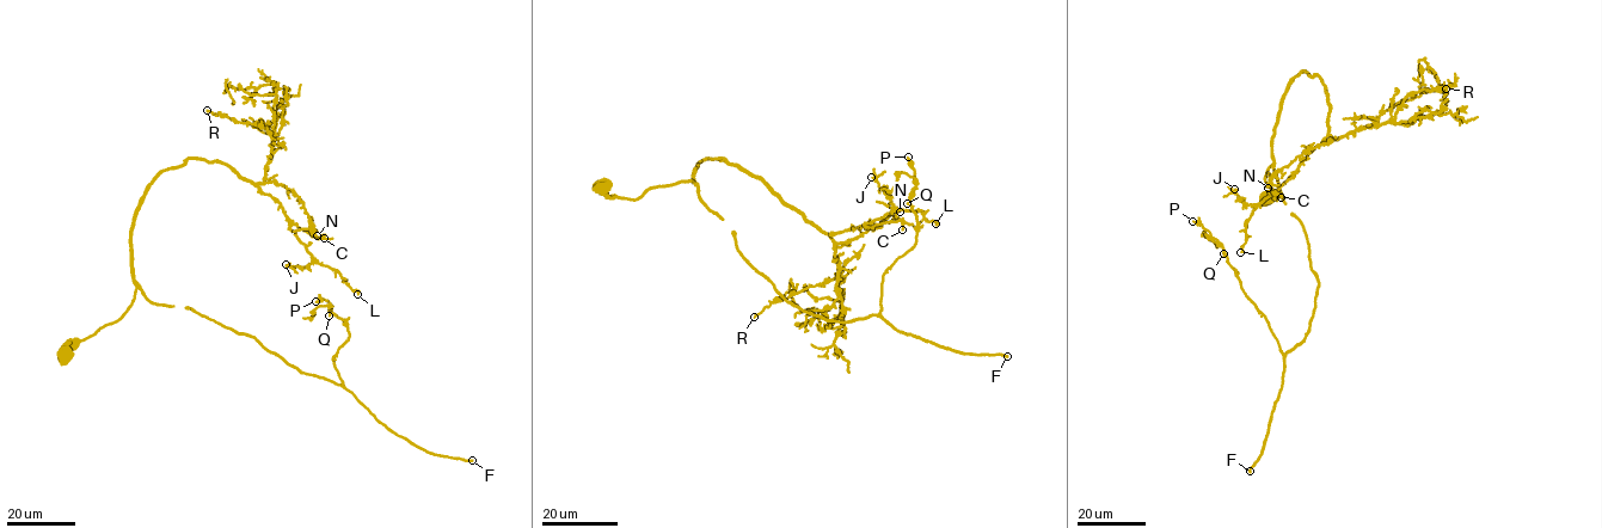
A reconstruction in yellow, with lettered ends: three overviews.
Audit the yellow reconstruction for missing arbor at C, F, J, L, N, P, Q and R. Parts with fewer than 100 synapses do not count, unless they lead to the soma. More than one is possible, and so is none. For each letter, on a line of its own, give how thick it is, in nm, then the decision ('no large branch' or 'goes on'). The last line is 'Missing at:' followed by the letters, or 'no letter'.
C: 200 nm | no large branch
F: 220 nm | goes on
J: 170 nm | no large branch
L: 200 nm | no large branch
N: 220 nm | no large branch
P: 160 nm | no large branch
Q: 140 nm | no large branch
R: 180 nm | no large branch
Missing at: F

